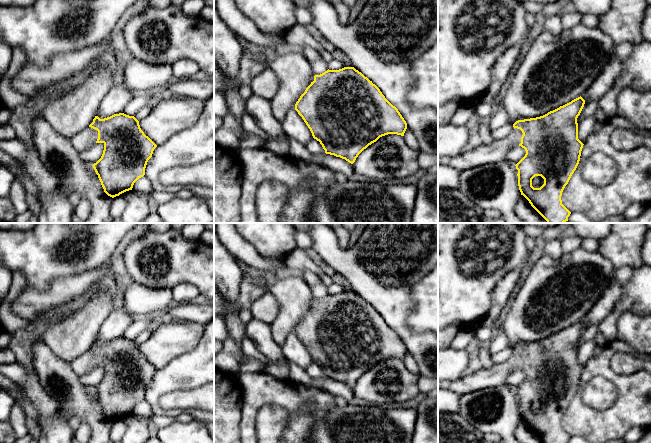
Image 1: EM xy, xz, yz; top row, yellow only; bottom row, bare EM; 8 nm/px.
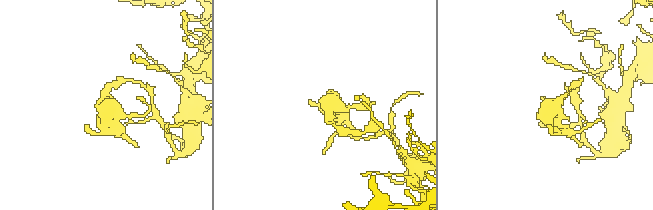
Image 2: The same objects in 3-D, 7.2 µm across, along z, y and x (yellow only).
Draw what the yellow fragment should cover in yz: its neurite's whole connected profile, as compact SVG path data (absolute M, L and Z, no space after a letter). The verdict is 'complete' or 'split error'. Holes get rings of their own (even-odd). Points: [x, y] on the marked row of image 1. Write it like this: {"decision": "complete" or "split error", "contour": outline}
{"decision": "split error", "contour": "M580 96L543 116L518 120L505 138L455 157L440 157L438 164L460 172L506 160L513 147L521 146L526 154L515 165L521 195L547 223L565 223L571 212L562 204L561 196L579 164L584 145L578 139L577 123L584 104ZM535 176L544 179L540 188L532 186Z"}

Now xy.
{"decision": "split error", "contour": "M124 113L114 114L100 119L95 116L93 122L70 139L78 153L89 150L95 143L103 143L101 158L93 164L104 192L114 198L132 190L134 183L145 175L148 160L152 157L157 145L141 130L139 121L134 116Z"}

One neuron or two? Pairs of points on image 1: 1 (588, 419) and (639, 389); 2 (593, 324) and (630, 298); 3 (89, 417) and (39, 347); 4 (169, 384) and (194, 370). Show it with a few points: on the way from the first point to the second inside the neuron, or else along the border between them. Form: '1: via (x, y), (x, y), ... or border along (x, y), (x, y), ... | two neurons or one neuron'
1: via (601, 419), (609, 419), (626, 402) | one neuron
2: border along (621, 293), (613, 309), (599, 324), (598, 331) | two neurons
3: via (80, 400), (72, 392), (71, 384), (51, 364) | one neuron
4: via (175, 378), (179, 374), (188, 371) | one neuron

